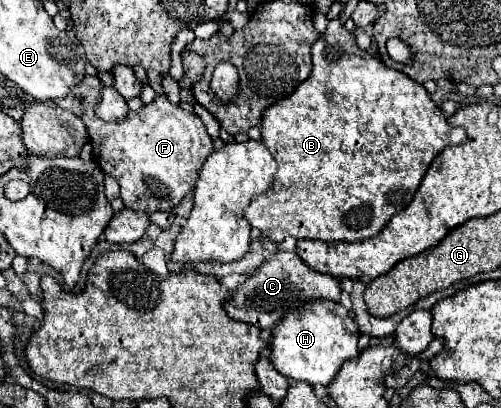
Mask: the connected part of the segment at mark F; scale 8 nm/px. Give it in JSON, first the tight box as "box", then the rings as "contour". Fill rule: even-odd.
{"box":[82,94,214,214],"contour":[[[158,94],[154,102],[144,104],[140,112],[128,112],[128,116],[120,122],[102,122],[94,114],[94,110],[86,112],[82,120],[88,128],[90,144],[94,148],[94,160],[104,174],[110,174],[118,180],[124,206],[142,210],[146,214],[158,210],[172,210],[176,204],[180,204],[180,200],[194,190],[194,184],[198,180],[198,170],[214,150],[212,138],[208,136],[202,120],[194,112],[186,112],[180,106],[168,102],[166,94]]]}

